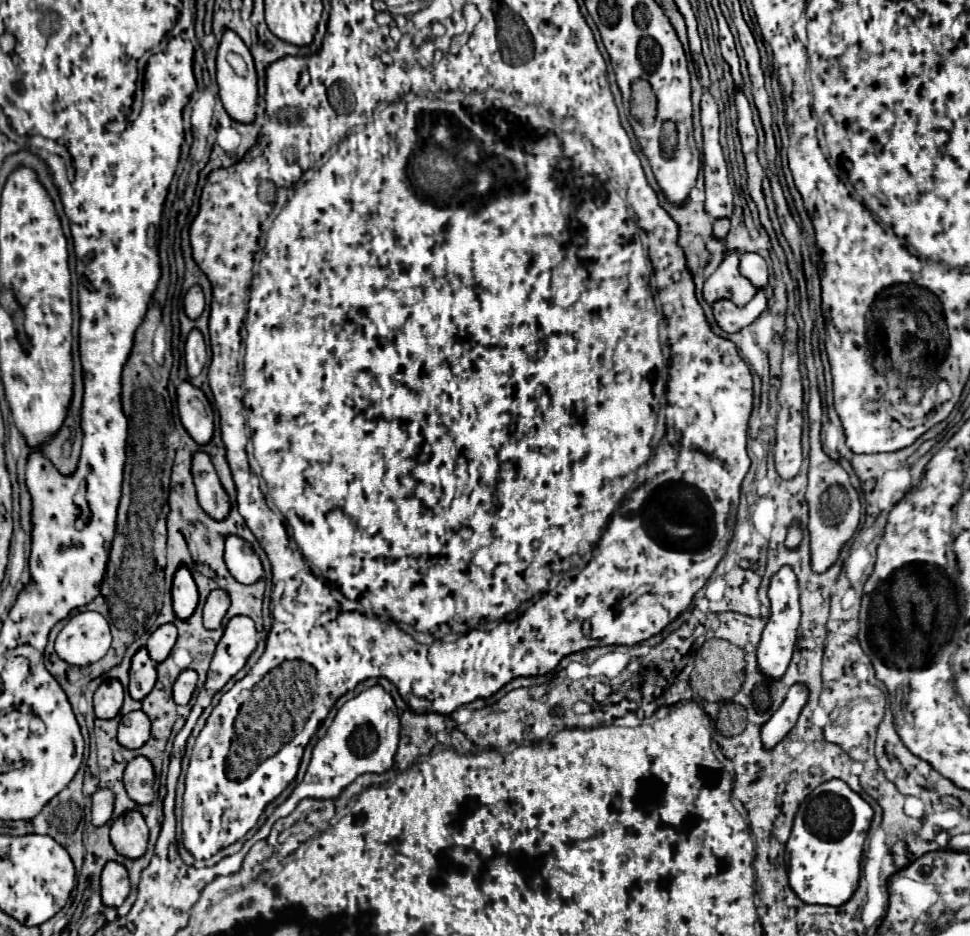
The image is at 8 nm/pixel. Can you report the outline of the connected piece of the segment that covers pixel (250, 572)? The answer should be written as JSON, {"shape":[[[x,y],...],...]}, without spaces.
{"shape":[[[227,537],[225,563],[229,573],[243,585],[251,585],[263,577],[263,565],[253,547],[241,537]]]}

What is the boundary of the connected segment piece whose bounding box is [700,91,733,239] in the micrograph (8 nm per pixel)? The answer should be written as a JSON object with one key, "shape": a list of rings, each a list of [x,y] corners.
{"shape":[[[707,91],[700,102],[700,121],[702,125],[702,170],[704,175],[705,210],[710,216],[721,221],[715,221],[715,237],[723,239],[729,231],[729,218],[733,213],[733,190],[728,180],[728,170],[722,147],[719,143],[720,118],[717,103]]]}

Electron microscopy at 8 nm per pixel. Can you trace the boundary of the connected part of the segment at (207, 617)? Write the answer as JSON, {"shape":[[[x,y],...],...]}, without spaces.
{"shape":[[[215,589],[209,593],[205,607],[203,607],[203,623],[207,629],[219,629],[221,621],[229,609],[229,595],[221,589]]]}

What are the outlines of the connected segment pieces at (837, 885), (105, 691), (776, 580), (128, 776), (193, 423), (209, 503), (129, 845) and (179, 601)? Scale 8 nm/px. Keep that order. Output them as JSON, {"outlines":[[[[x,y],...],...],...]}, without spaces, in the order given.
{"outlines":[[[[841,779],[821,783],[801,803],[787,841],[789,883],[801,901],[841,907],[851,899],[859,885],[861,855],[871,819],[871,805]]],[[[117,679],[105,681],[95,693],[95,715],[97,719],[111,719],[117,717],[123,705],[123,685]]],[[[783,565],[769,581],[769,599],[771,599],[771,615],[767,621],[767,627],[763,631],[759,649],[757,649],[757,659],[759,659],[759,669],[763,675],[771,679],[779,679],[791,661],[793,647],[797,643],[797,627],[801,619],[799,611],[799,585],[793,569],[789,565]]],[[[135,757],[127,769],[125,769],[125,789],[129,793],[129,797],[137,803],[137,805],[147,805],[153,801],[155,791],[153,791],[153,765],[149,763],[149,759],[145,757]]],[[[181,383],[177,387],[179,419],[195,443],[207,445],[213,437],[213,409],[199,387]]],[[[201,451],[195,453],[193,477],[195,477],[199,505],[207,511],[207,515],[213,517],[215,521],[227,519],[227,515],[231,511],[231,501],[229,501],[229,495],[223,489],[207,453],[201,453]]],[[[127,811],[111,825],[111,843],[115,851],[129,859],[139,859],[147,851],[149,827],[139,811]]],[[[187,567],[177,569],[173,579],[173,609],[177,617],[181,621],[189,619],[197,609],[197,603],[199,603],[199,593],[189,569]]]]}

